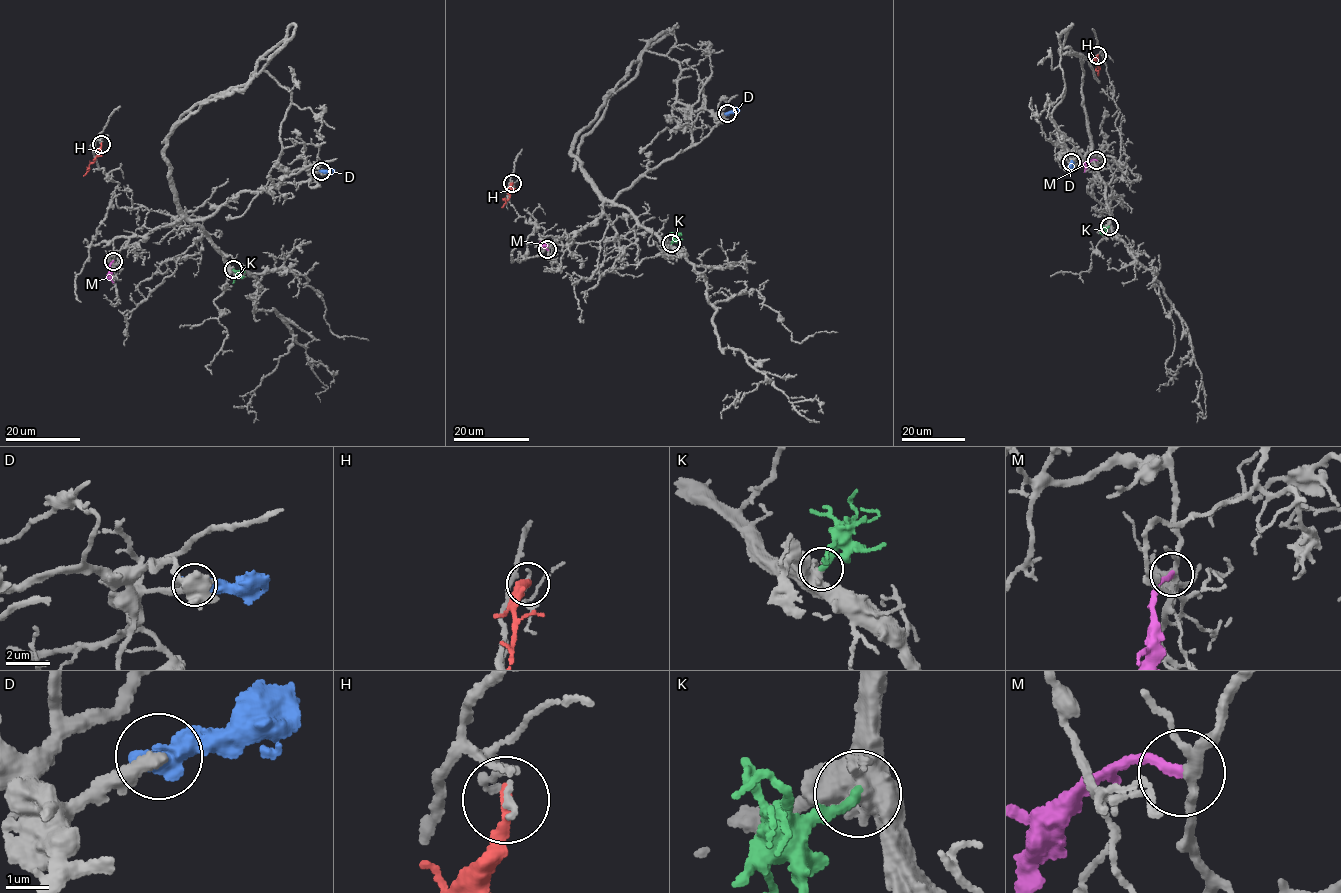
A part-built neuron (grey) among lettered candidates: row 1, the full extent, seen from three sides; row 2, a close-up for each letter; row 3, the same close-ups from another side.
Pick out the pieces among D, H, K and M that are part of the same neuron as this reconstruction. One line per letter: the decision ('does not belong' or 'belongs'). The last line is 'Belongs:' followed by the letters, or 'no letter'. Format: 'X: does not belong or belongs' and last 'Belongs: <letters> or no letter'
D: does not belong
H: does not belong
K: belongs
M: does not belong
Belongs: K

